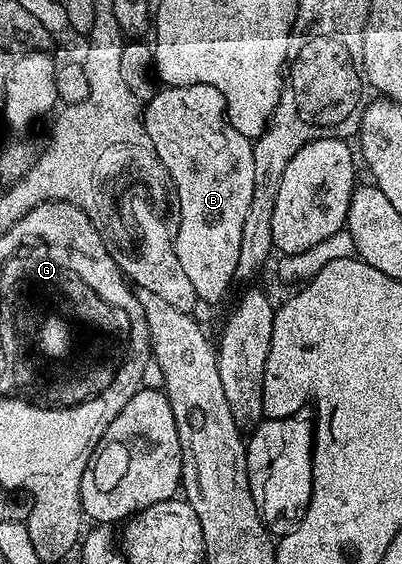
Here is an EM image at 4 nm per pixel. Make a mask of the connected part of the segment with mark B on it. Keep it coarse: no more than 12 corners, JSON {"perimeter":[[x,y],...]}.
{"perimeter":[[161,88],[142,109],[176,188],[176,254],[197,298],[234,285],[252,141],[222,91]]}

